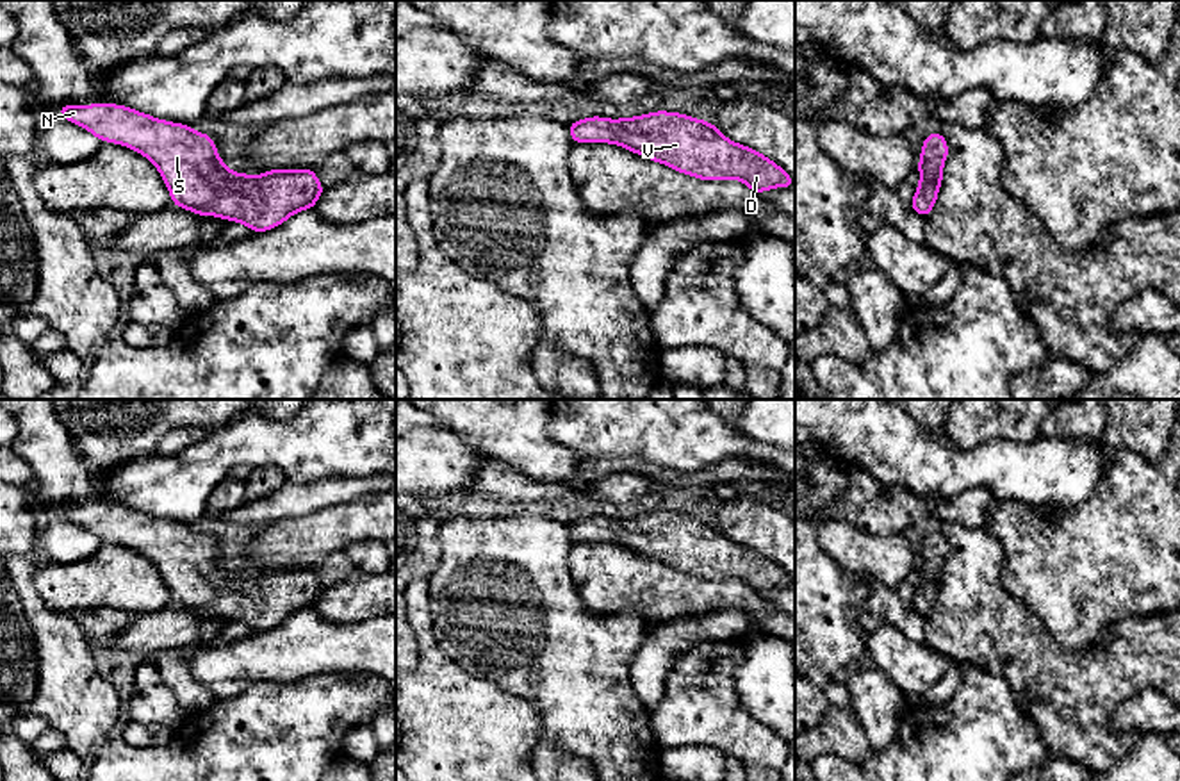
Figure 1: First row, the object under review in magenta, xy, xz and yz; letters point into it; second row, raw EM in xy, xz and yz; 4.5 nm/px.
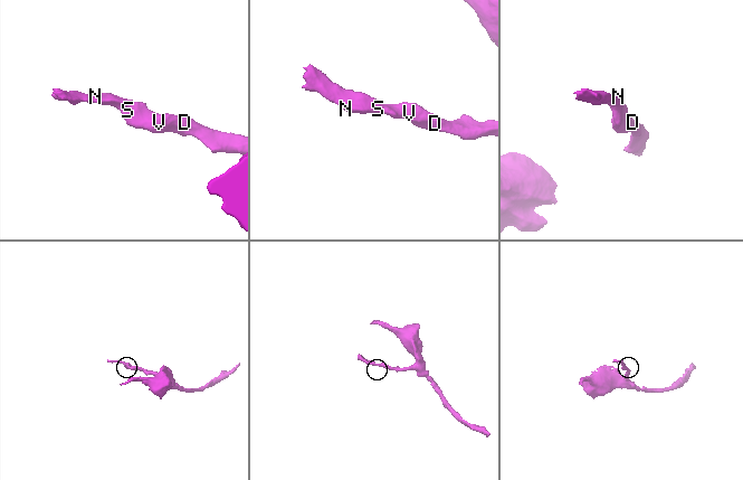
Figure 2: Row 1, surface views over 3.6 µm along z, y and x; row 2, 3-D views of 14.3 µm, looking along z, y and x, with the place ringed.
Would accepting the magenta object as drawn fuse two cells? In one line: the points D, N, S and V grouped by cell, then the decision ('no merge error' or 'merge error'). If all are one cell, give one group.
groups D N S V; no merge error

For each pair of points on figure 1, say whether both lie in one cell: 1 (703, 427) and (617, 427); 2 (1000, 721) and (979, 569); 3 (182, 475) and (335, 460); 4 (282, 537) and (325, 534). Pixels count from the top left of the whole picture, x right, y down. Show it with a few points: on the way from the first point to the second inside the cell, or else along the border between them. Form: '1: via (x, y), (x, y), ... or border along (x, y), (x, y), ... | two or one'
1: via (681, 428), (639, 427) | one
2: border along (959, 664), (981, 665), (1000, 676), (1020, 707) | two
3: via (220, 453), (223, 450), (298, 450) | one
4: via (293, 537), (314, 537) | one

